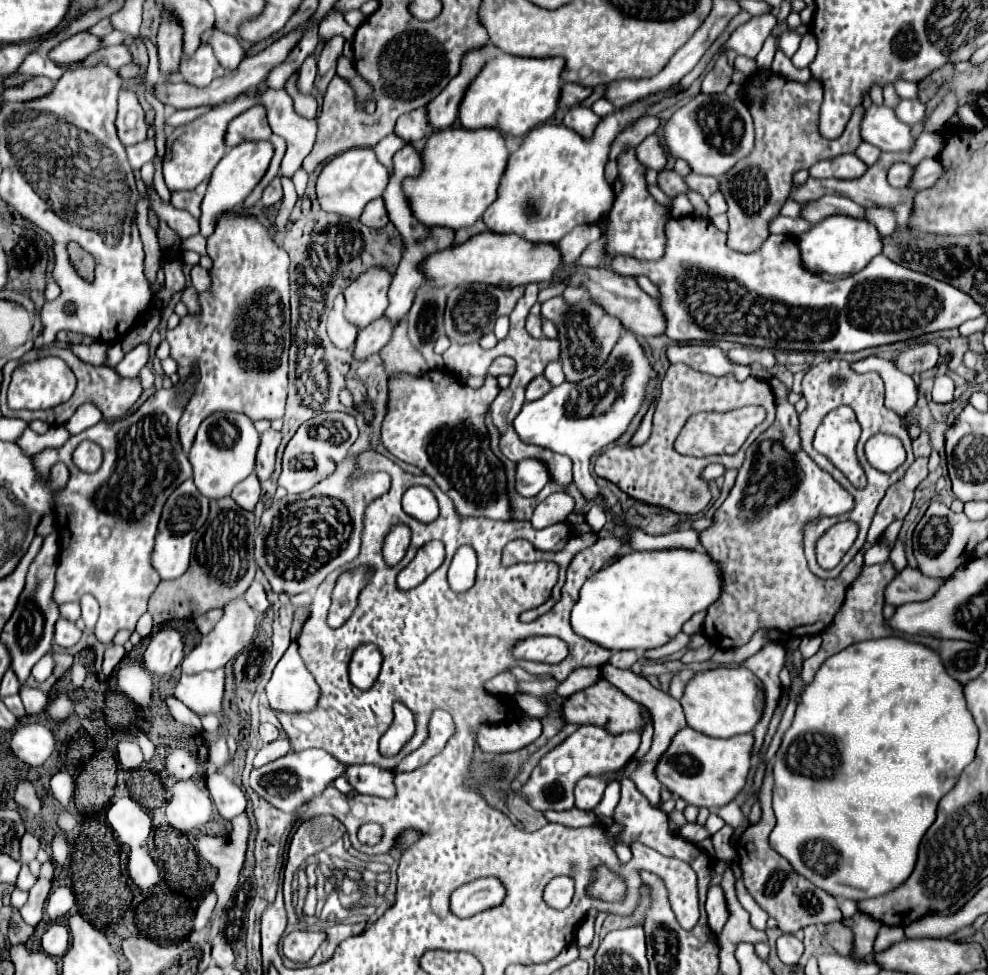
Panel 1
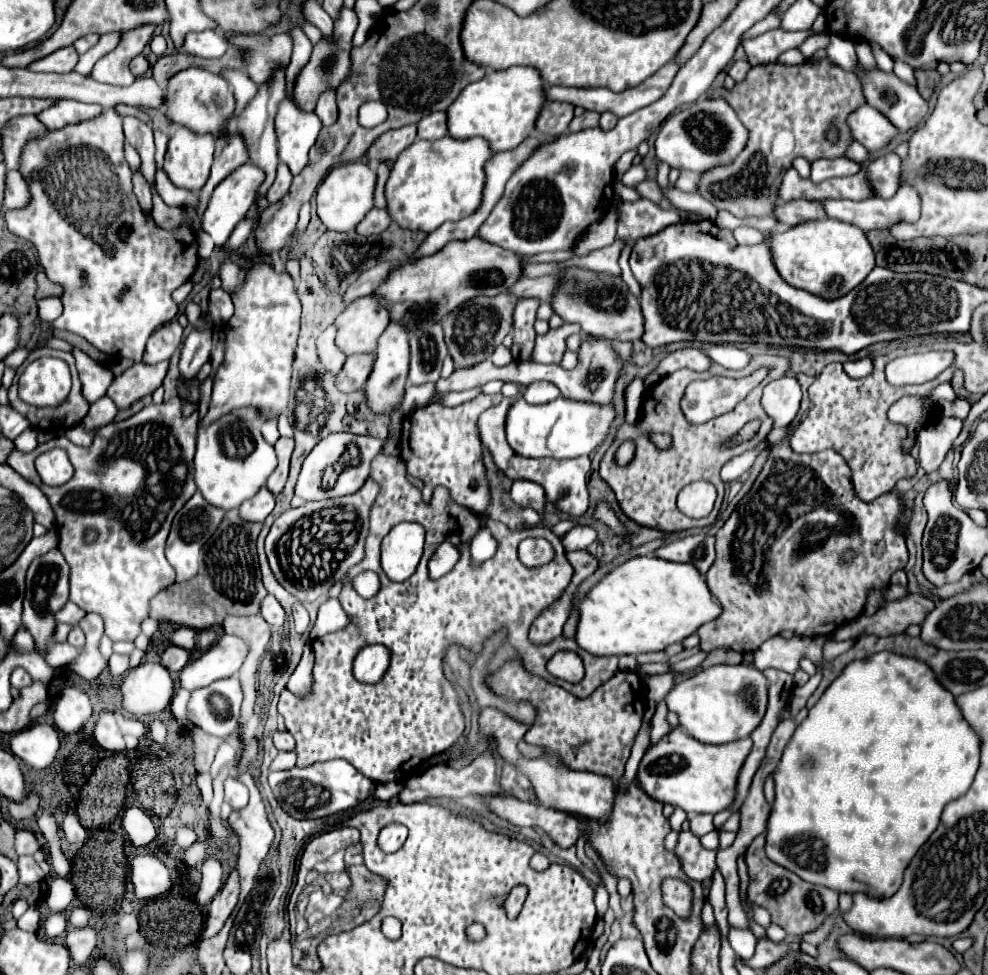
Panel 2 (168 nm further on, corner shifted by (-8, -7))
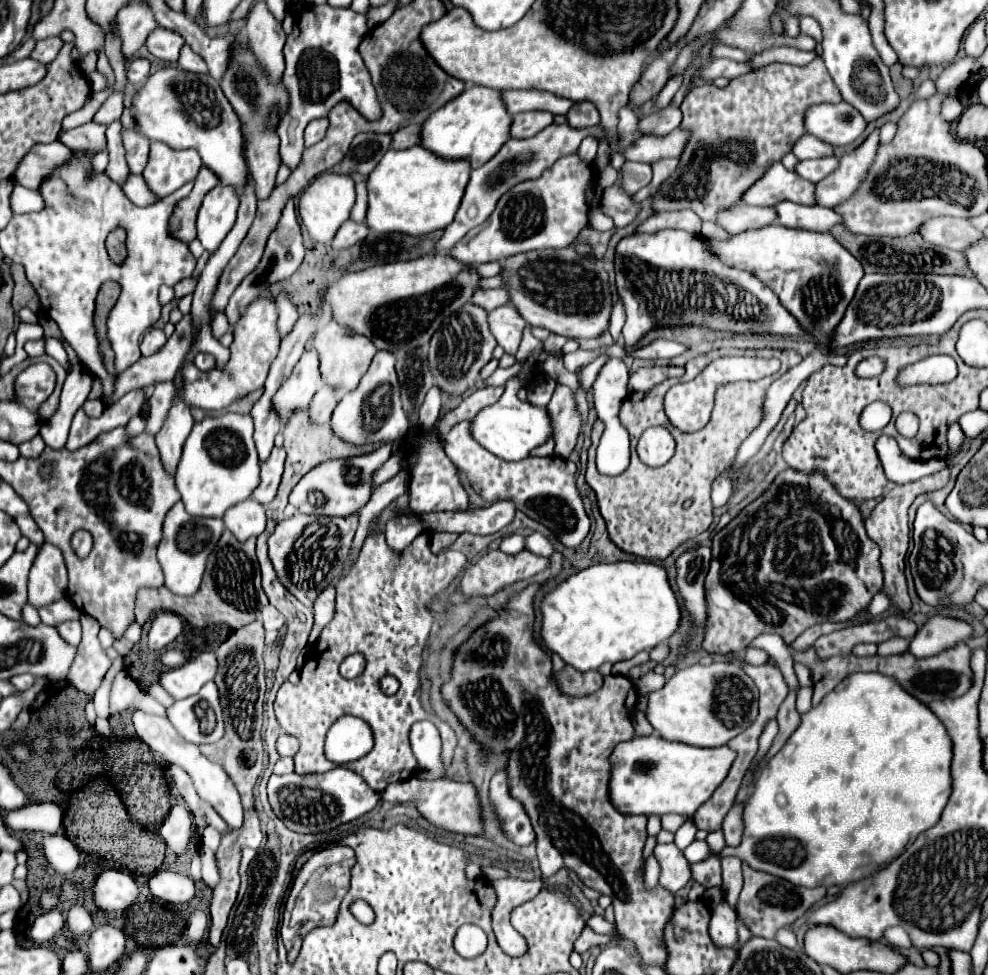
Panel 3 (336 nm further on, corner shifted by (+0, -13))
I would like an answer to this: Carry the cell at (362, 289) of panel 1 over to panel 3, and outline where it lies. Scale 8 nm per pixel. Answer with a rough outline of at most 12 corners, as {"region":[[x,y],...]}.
{"region":[[336,321],[312,347],[322,379],[346,395],[368,371],[376,347]]}

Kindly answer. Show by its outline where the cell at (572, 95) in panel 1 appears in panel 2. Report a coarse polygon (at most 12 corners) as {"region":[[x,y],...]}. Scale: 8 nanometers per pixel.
{"region":[[564,101],[544,105],[536,129],[552,137],[568,131],[574,107]]}

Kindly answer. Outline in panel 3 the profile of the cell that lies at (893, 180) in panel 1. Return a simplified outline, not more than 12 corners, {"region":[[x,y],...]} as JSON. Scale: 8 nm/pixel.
{"region":[[878,139],[844,153],[816,183],[816,205],[834,207],[854,195],[874,161]]}

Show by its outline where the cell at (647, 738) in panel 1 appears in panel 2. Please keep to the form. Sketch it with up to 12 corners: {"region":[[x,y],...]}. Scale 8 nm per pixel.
{"region":[[714,665],[666,705],[702,743],[750,737],[768,681],[752,665]]}

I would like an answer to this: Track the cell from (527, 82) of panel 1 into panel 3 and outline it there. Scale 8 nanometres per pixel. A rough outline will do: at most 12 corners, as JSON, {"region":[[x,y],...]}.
{"region":[[472,85],[420,127],[420,145],[476,169],[510,137],[498,91]]}

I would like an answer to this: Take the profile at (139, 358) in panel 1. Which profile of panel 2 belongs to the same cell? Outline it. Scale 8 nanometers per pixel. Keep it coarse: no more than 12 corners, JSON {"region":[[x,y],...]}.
{"region":[[170,321],[146,343],[142,363],[168,361],[182,341],[182,325]]}

